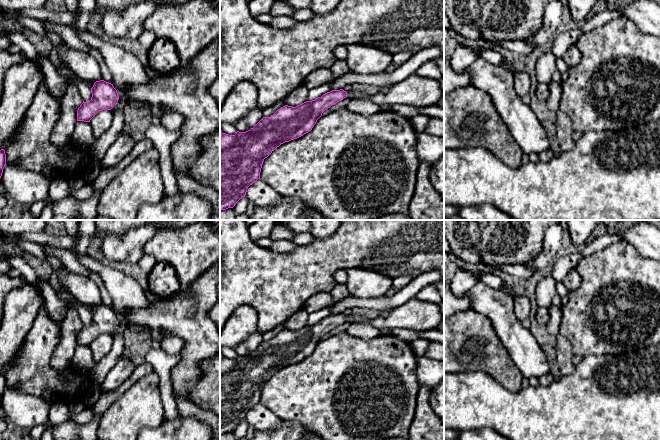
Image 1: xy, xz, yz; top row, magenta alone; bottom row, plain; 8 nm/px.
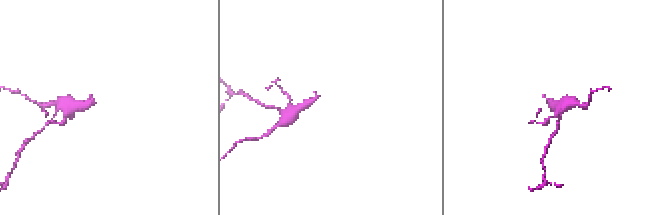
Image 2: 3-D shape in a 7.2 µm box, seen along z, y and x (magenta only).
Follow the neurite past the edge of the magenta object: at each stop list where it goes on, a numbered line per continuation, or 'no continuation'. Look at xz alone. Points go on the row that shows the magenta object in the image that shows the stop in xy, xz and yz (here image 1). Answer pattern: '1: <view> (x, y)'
1: xz (417, 91)

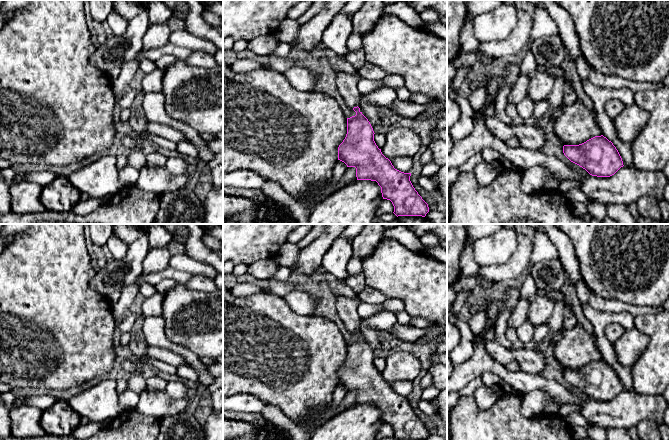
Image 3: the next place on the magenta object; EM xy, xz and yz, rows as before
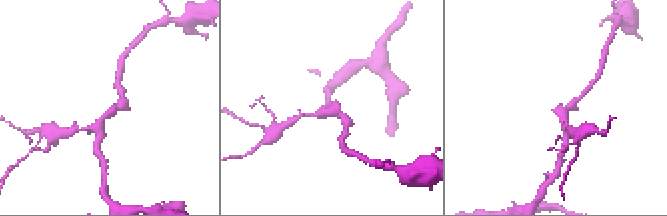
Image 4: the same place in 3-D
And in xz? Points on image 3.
1: xz (346, 83)

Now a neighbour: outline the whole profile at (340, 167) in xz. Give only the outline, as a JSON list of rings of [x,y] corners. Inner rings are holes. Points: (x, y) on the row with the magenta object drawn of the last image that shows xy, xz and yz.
[[[338,160],[332,170],[331,182],[333,184],[339,182],[341,177],[344,175],[346,169],[347,165],[344,162]]]

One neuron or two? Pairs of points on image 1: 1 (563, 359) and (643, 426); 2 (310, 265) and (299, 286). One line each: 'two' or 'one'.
1: two
2: one

